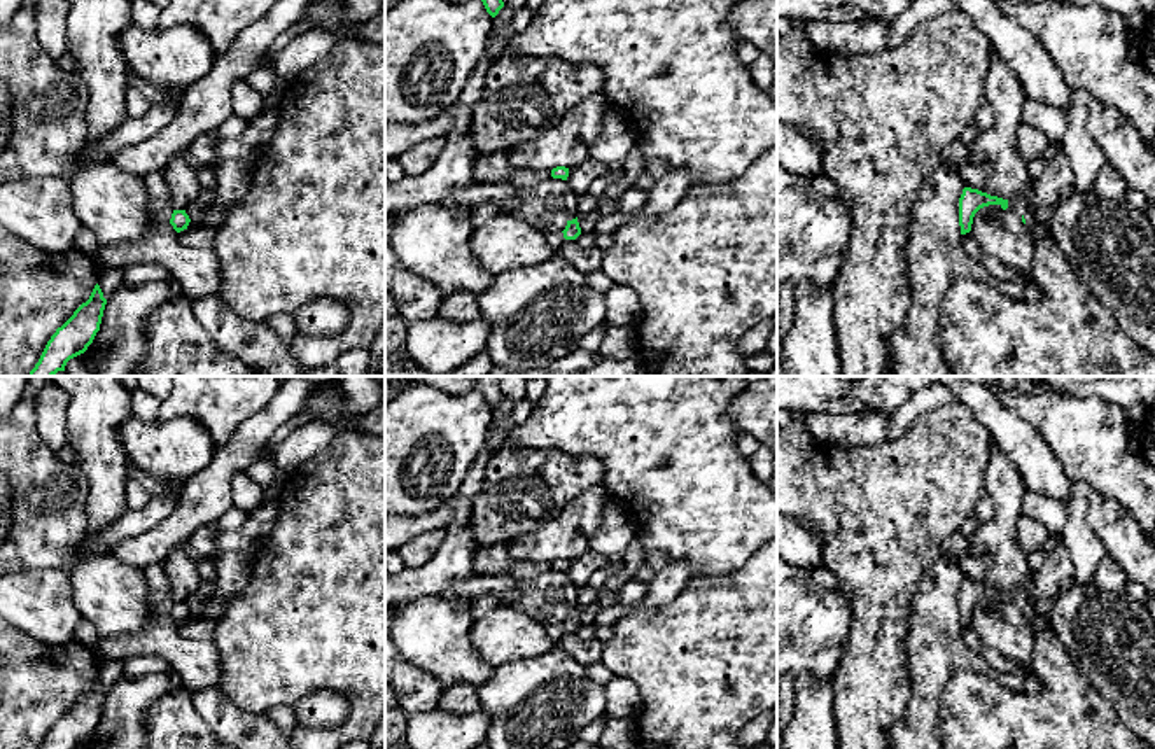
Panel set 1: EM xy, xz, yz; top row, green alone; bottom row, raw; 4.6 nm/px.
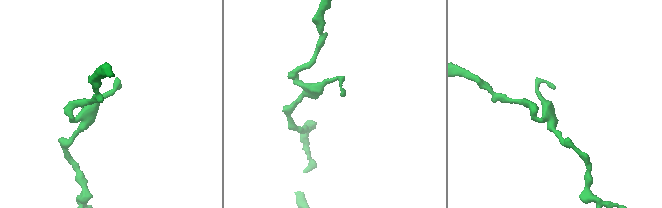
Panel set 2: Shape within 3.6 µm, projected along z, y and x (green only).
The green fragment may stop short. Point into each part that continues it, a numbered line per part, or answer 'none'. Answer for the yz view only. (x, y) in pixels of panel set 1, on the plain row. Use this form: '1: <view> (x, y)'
none

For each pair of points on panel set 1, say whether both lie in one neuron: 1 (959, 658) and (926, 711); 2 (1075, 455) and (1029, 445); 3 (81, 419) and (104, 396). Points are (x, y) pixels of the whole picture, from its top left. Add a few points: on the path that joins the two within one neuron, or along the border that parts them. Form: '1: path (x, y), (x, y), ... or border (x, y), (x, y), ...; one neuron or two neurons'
1: path (945, 669), (926, 688), (926, 697); one neuron
2: border (1024, 420), (1040, 434), (1063, 475), (1071, 483); two neurons
3: path (86, 413), (98, 401); one neuron

